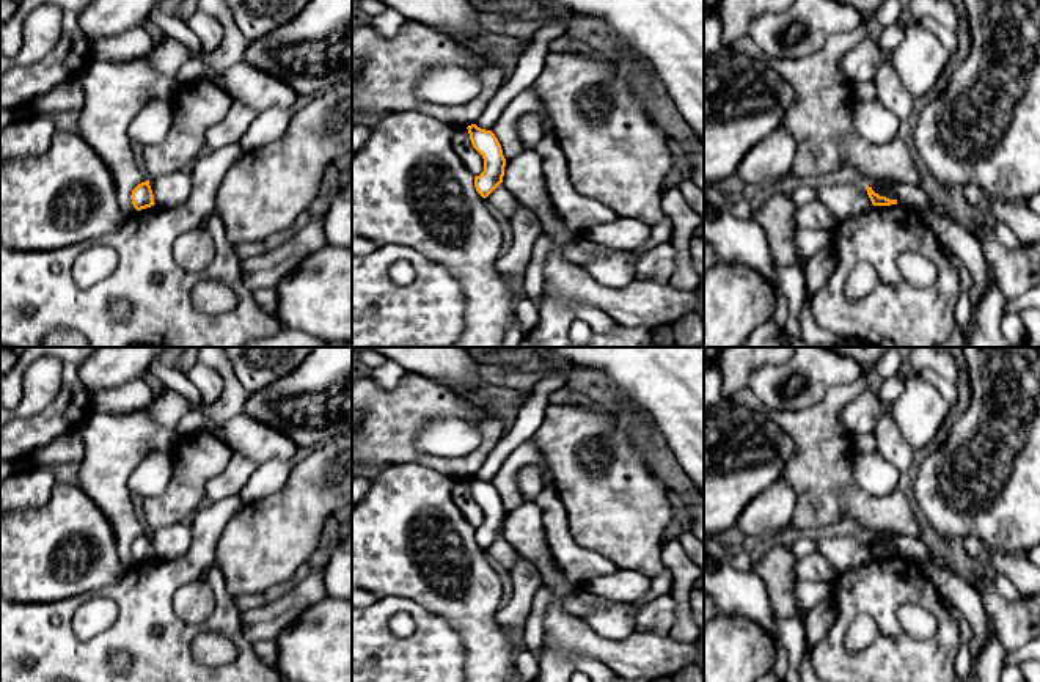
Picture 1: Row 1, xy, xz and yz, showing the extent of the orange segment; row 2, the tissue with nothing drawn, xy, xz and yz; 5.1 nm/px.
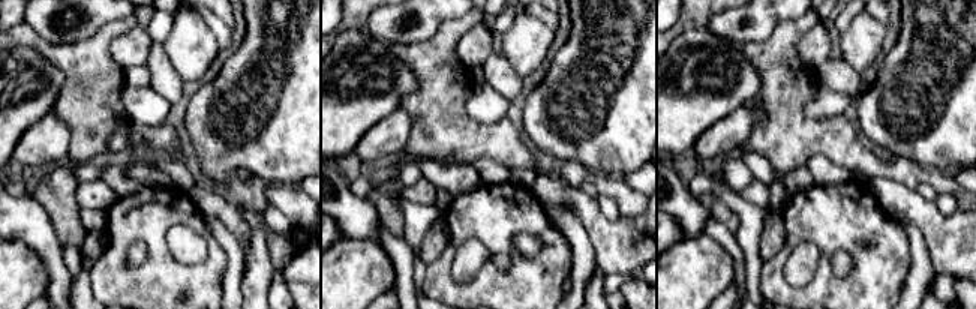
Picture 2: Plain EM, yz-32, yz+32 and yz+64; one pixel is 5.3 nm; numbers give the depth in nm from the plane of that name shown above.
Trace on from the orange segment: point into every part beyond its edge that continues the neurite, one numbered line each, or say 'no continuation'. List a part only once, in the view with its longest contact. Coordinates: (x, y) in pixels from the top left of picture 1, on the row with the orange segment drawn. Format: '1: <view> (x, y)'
no continuation

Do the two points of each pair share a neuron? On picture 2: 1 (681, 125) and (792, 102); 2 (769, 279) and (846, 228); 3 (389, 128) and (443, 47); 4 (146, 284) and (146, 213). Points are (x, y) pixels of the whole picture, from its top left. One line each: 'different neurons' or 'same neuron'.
1: different neurons
2: same neuron
3: different neurons
4: same neuron

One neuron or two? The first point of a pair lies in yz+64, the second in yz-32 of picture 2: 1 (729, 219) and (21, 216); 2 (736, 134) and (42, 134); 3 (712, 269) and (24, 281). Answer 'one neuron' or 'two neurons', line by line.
1: two neurons
2: one neuron
3: one neuron

